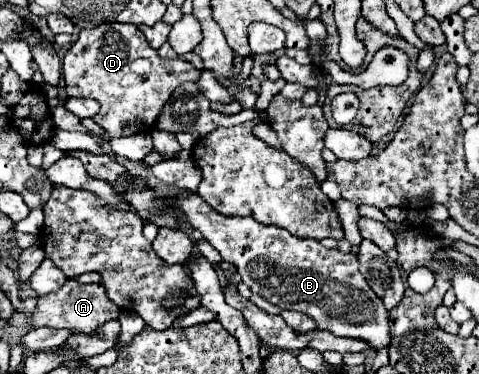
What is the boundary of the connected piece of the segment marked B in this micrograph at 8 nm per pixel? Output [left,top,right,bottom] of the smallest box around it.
[177,193,389,351]

